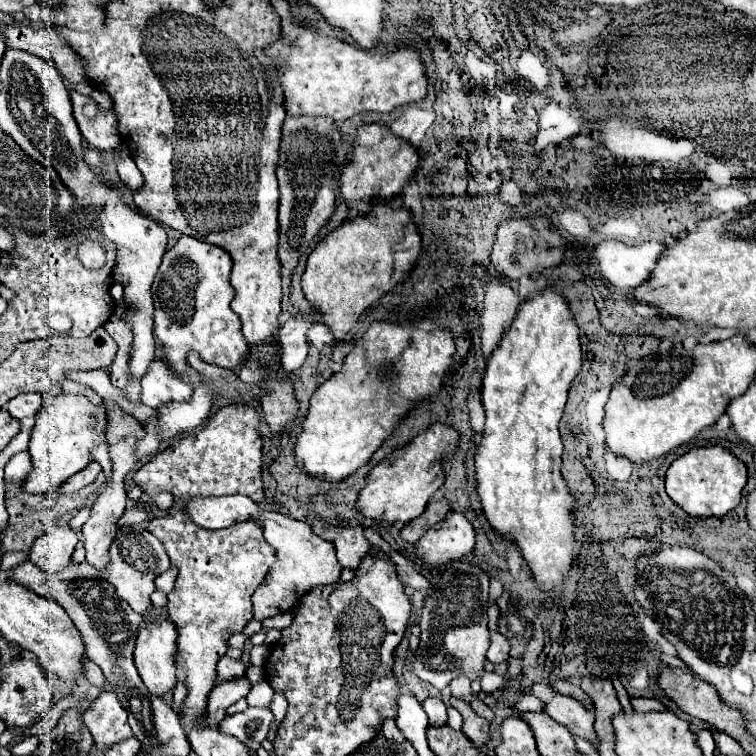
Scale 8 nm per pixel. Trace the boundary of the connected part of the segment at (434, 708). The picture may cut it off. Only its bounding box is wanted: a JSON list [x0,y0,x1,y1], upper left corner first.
[422,698,448,726]

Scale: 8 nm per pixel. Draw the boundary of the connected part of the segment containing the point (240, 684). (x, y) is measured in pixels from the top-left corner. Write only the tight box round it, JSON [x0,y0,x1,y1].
[208,676,252,722]

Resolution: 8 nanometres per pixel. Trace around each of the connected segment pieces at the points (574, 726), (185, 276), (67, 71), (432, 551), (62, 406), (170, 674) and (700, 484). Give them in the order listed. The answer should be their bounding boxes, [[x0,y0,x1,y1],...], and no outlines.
[[544,692,598,740],[152,236,248,378],[4,24,86,84],[416,512,476,564],[20,394,106,496],[134,618,178,694],[666,444,748,516]]

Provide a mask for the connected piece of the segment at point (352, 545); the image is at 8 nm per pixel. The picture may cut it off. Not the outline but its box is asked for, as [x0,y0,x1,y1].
[334,524,370,568]

